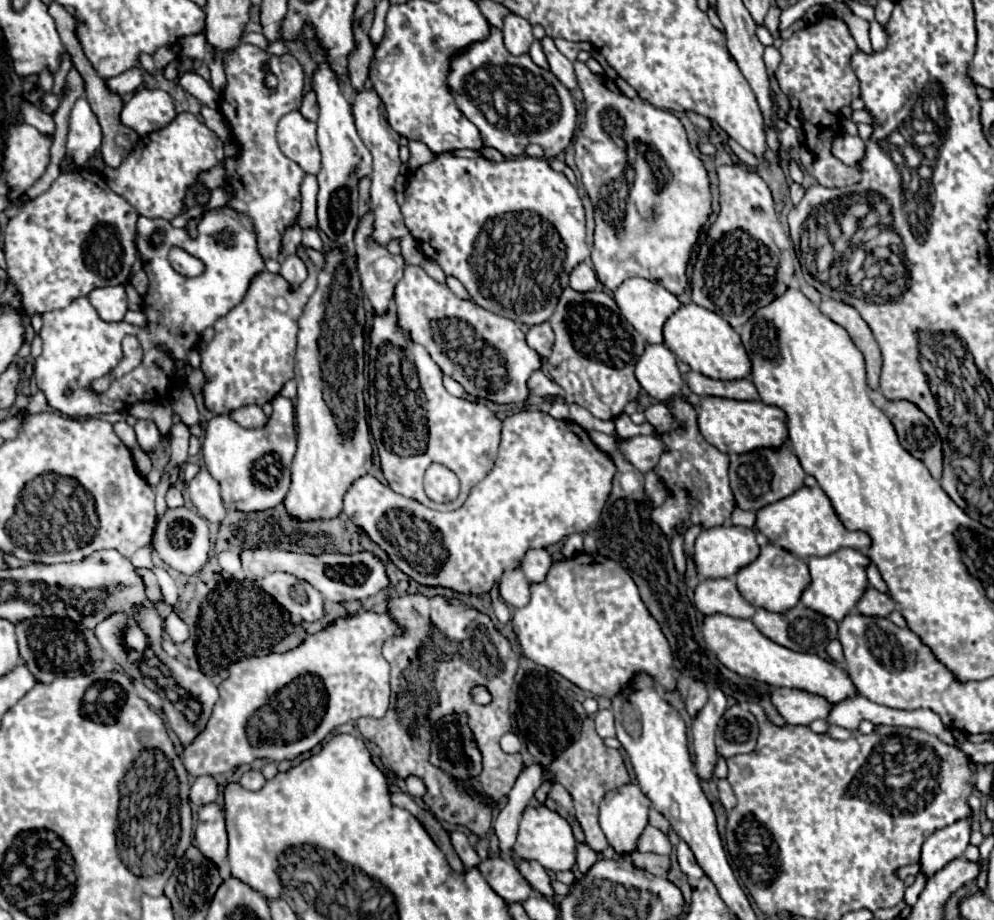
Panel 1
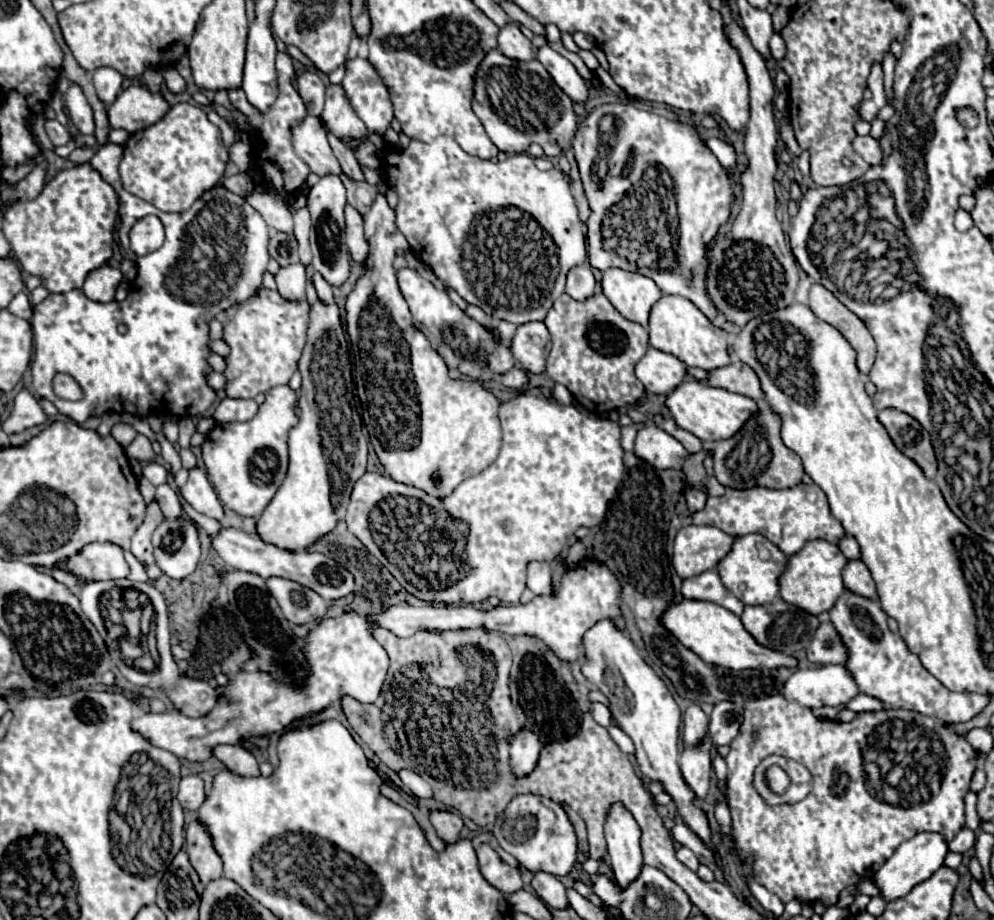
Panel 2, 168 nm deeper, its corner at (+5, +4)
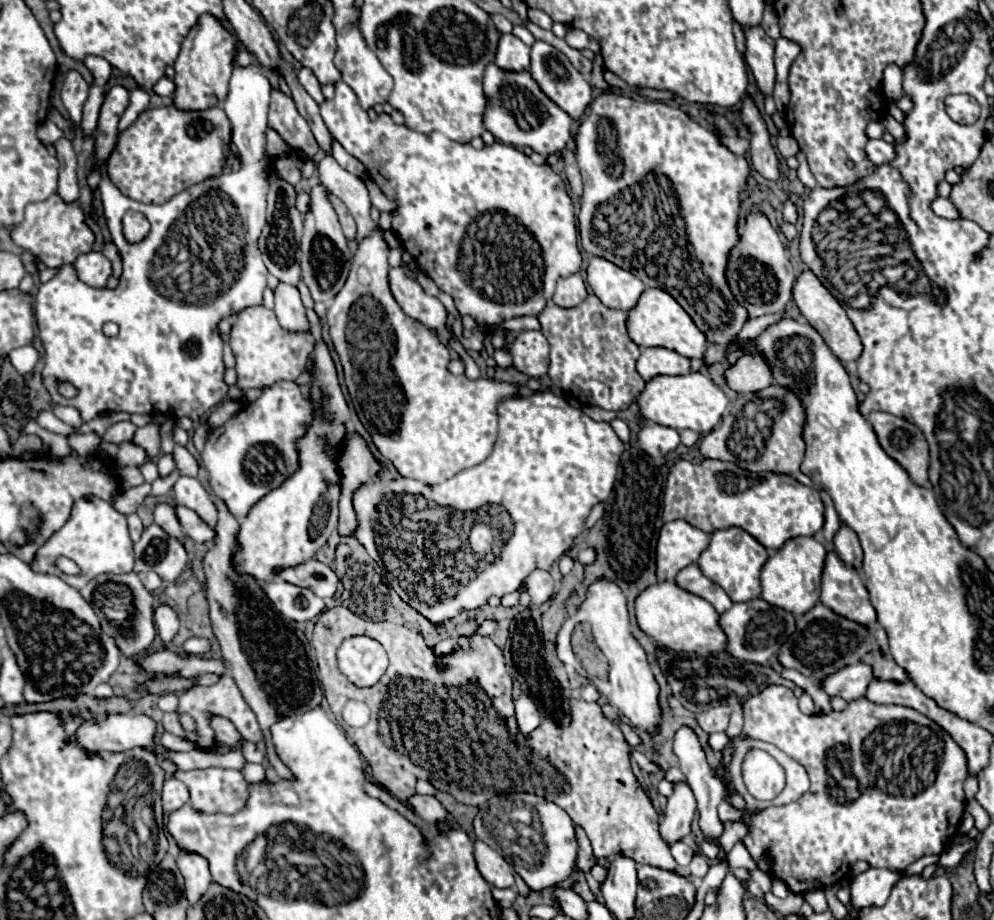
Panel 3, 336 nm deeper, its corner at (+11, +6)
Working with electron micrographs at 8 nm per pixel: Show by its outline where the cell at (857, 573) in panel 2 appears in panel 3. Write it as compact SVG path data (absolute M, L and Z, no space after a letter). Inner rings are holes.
M842 526L838 530L838 534L834 536L834 542L832 542L832 550L838 554L838 558L844 564L848 564L856 570L862 568L862 548L860 548L856 534L850 528Z

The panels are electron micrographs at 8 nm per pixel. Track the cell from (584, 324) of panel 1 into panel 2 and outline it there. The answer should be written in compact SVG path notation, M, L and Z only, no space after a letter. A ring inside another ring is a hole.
M598 292L584 302L572 300L568 294L562 294L548 310L544 324L552 336L552 350L546 360L546 374L554 382L564 384L572 392L576 402L582 404L588 412L602 416L602 414L608 414L610 410L632 406L644 396L644 384L636 378L634 366L648 350L648 334L640 324L626 320L608 302L608 298L604 294Z

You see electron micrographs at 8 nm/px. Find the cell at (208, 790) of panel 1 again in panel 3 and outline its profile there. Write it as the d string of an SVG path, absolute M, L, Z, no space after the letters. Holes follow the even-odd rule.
M170 778L170 780L164 782L162 800L164 800L164 810L174 812L188 802L188 788L184 788L184 782Z

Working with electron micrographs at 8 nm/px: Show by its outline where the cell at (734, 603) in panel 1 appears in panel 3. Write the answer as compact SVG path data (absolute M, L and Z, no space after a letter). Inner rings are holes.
M690 564L684 570L680 570L678 576L676 576L676 584L680 588L684 588L684 590L688 590L688 592L704 598L704 600L708 600L718 610L718 614L724 614L726 610L732 608L732 600L728 598L728 594L718 584L708 580L700 572L698 564Z

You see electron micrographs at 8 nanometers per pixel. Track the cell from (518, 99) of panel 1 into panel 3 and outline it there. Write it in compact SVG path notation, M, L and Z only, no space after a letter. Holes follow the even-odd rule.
M494 62L488 64L484 72L484 128L502 144L516 148L530 146L542 156L556 154L566 148L566 142L572 136L572 118L558 104L548 100L530 72L508 72L498 68Z

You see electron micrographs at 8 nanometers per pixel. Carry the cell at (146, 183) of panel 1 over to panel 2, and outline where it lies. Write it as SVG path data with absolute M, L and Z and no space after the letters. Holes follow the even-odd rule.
M176 104L148 130L132 134L124 146L120 176L124 188L154 204L162 212L188 210L210 186L224 176L220 152L220 128L212 124L206 112L194 104Z

